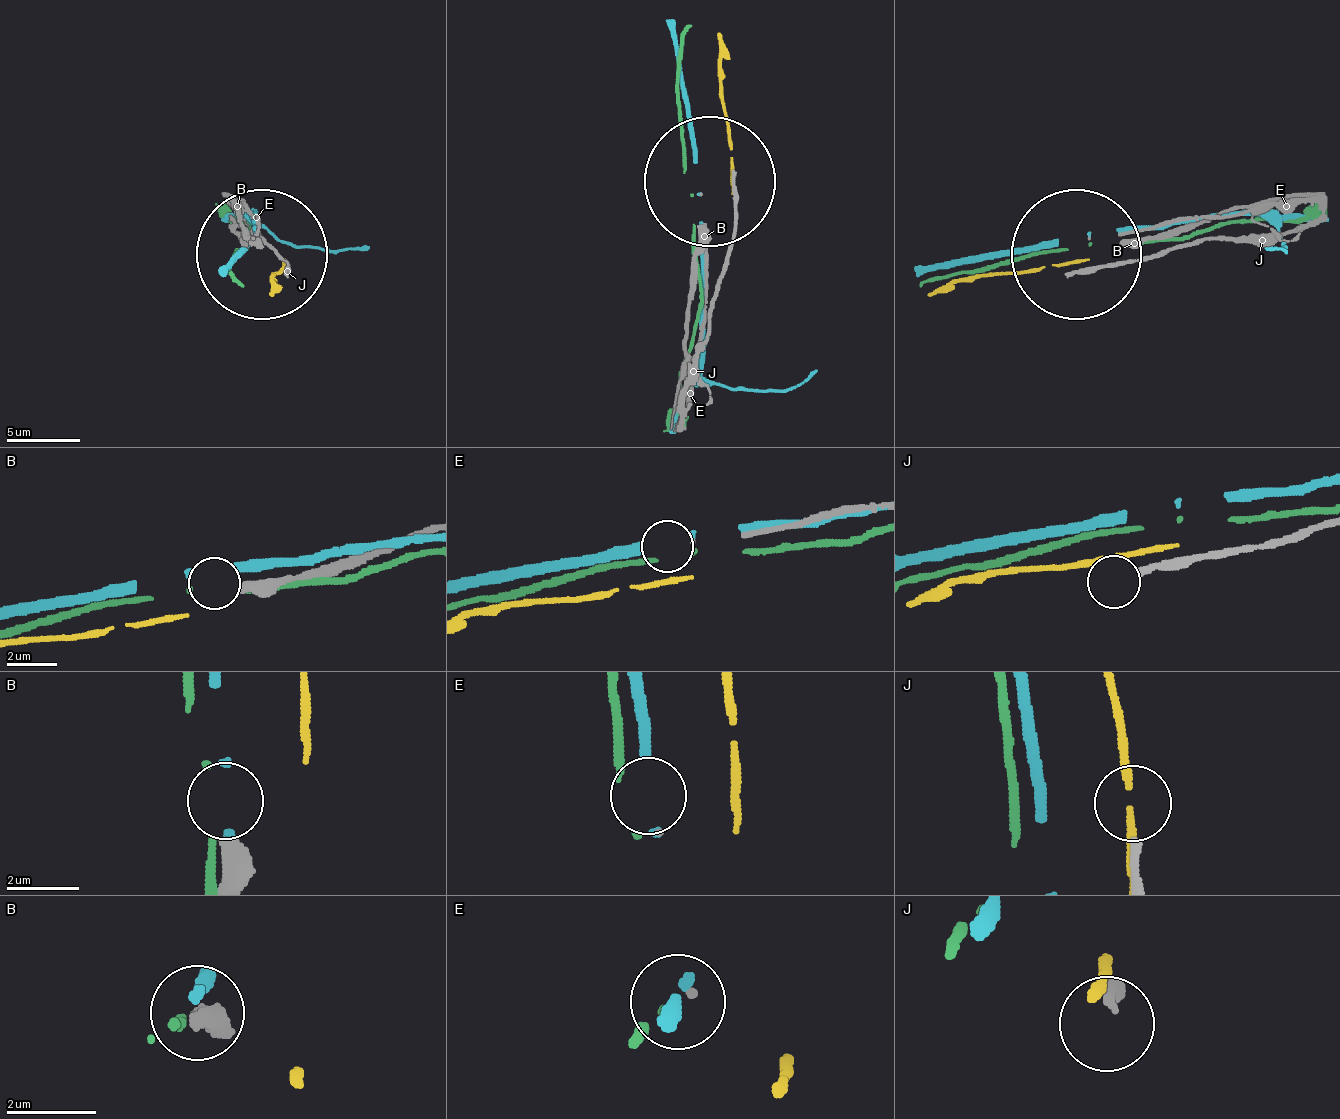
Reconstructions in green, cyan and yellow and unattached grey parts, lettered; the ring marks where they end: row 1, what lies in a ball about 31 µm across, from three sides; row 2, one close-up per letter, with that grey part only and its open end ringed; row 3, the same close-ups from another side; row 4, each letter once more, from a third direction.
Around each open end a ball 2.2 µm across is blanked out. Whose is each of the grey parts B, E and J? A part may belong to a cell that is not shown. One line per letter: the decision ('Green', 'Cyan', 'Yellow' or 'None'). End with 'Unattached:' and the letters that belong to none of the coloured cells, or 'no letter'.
B: None
E: None
J: None
Unattached: B, E, J

